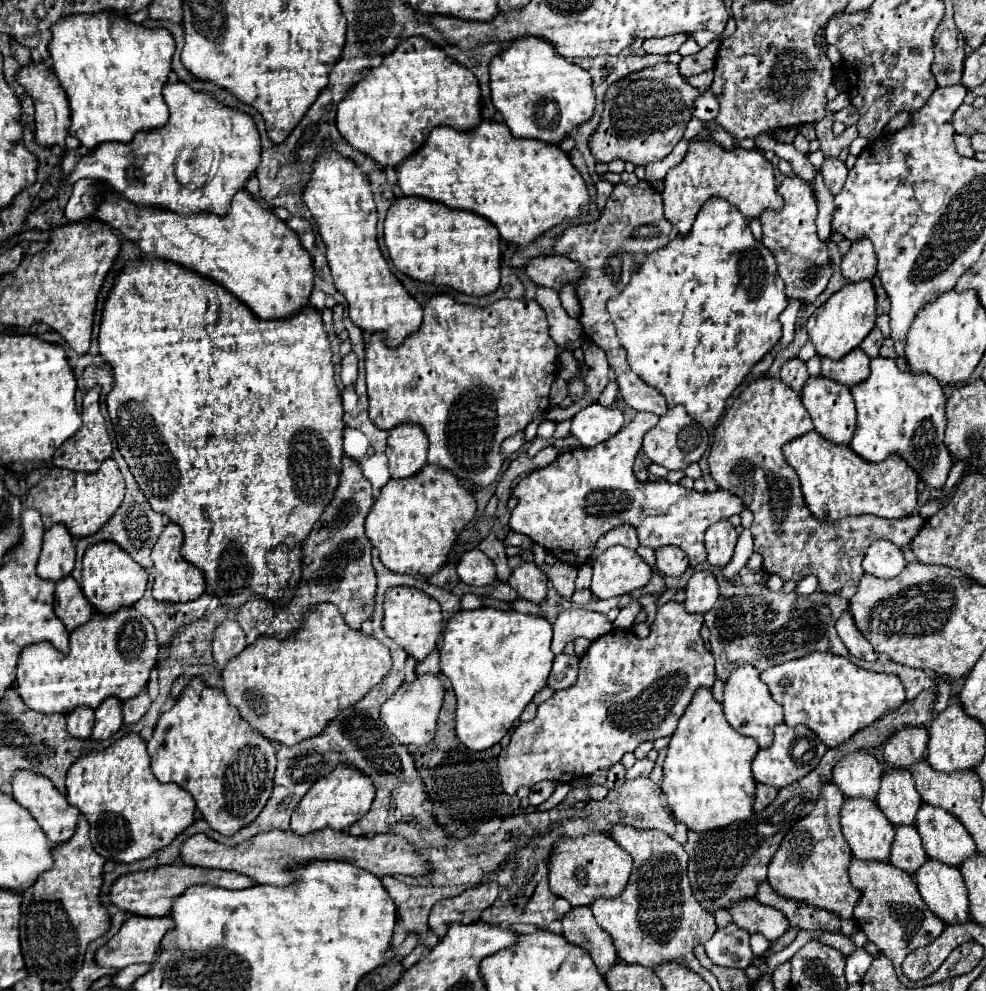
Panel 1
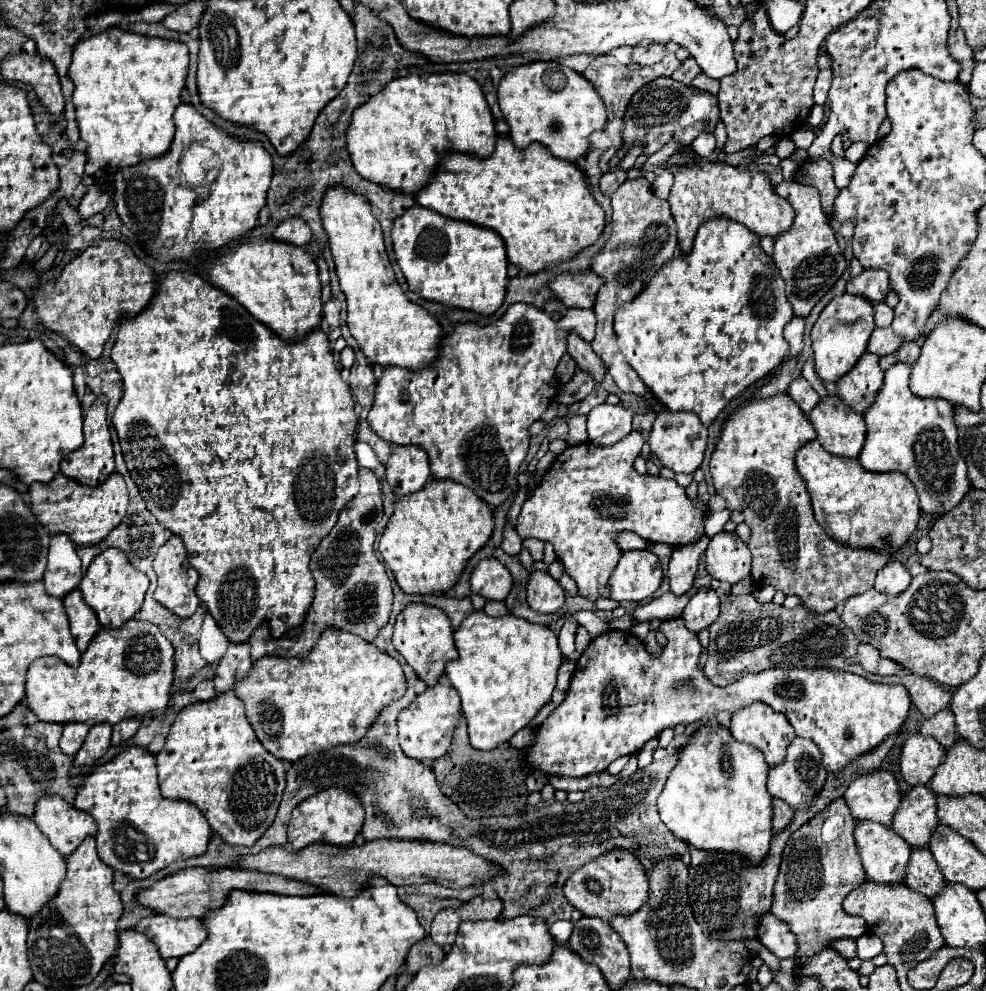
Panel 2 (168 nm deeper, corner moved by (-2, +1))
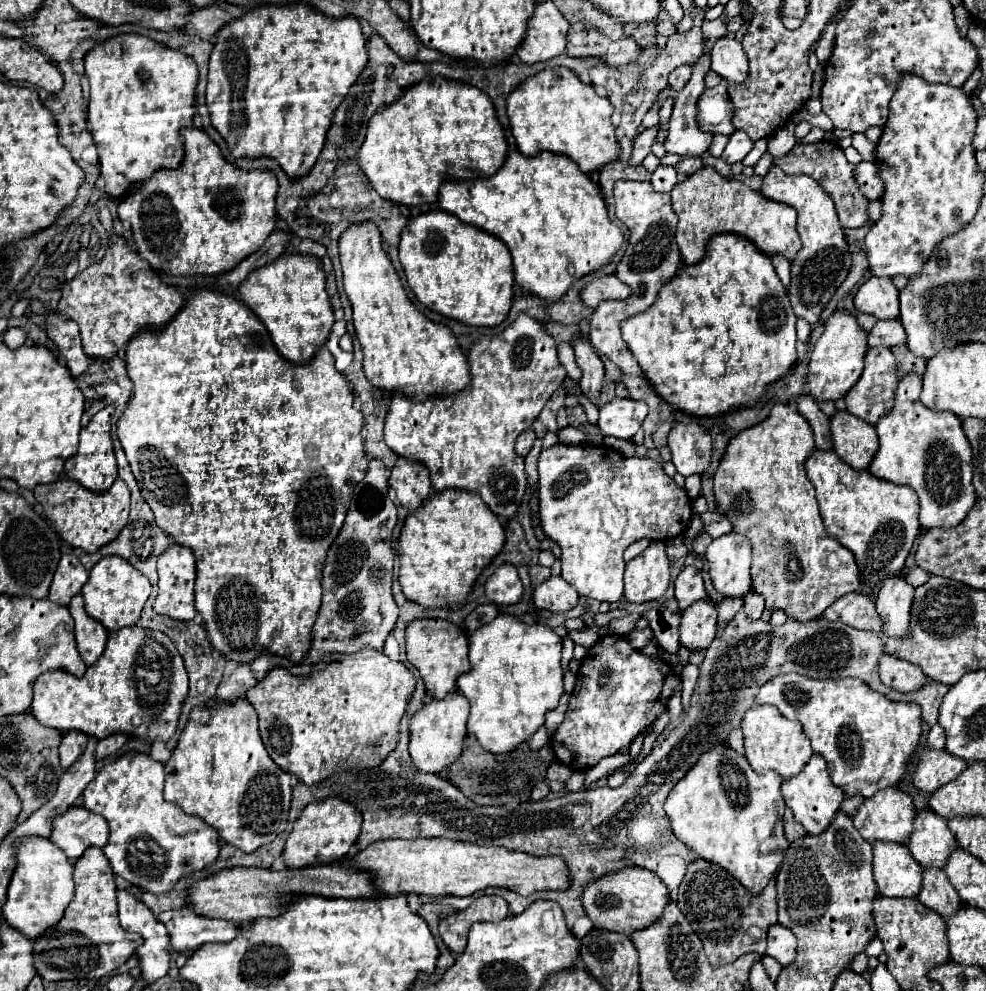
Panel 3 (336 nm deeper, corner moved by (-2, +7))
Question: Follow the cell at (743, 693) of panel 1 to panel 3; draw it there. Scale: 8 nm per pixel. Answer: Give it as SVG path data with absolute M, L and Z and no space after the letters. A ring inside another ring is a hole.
M753 706L753 710L745 714L741 730L745 736L745 756L753 770L759 770L759 774L765 770L775 770L781 778L789 780L803 770L805 762L809 762L813 754L809 738L805 738L801 726L797 722L787 720L773 706Z

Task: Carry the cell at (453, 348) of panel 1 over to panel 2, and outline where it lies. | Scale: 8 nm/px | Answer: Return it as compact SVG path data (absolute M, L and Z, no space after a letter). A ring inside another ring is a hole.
M519 302L519 304L509 306L507 312L499 320L495 320L493 324L481 326L481 324L475 324L475 322L459 322L459 324L453 326L451 332L441 336L441 342L437 346L437 356L425 368L421 368L421 370L405 370L405 368L395 368L395 366L385 366L383 368L383 374L377 380L377 386L375 386L375 398L373 398L373 406L369 410L367 422L383 440L387 440L391 444L419 444L419 446L423 446L429 454L431 472L433 472L435 478L451 478L455 482L461 482L461 484L469 486L481 500L485 500L491 506L497 506L503 500L507 500L519 488L519 484L515 480L515 474L517 474L517 468L521 466L521 462L525 460L525 454L527 454L527 448L529 448L527 428L535 420L541 418L541 414L547 410L547 406L551 404L551 400L555 398L555 394L559 390L555 370L557 370L557 364L559 364L561 356L565 354L565 338L567 338L567 332L571 332L571 330L577 332L587 342L591 342L593 336L595 336L595 312L593 310L583 310L583 308L581 310L579 308L569 308L559 322L553 322L551 316L545 310L539 310L531 304L521 304Z

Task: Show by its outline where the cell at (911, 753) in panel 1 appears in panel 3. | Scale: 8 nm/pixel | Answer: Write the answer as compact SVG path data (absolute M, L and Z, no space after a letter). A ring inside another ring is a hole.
M929 746L919 750L919 762L913 776L913 784L923 792L935 792L937 788L953 782L967 762L951 756L947 750L933 750Z

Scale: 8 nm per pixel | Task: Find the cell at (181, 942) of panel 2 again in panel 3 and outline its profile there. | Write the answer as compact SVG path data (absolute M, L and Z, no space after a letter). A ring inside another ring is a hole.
M189 908L173 912L173 918L165 922L171 946L177 952L191 952L209 942L229 942L237 936L239 924L229 920L203 918Z

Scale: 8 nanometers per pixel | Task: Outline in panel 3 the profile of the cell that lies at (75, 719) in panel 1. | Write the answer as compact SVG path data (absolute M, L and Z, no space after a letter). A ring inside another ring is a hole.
M69 732L63 736L61 746L59 746L59 758L61 758L61 768L67 770L69 766L73 766L73 762L77 762L77 758L85 752L89 738L85 738L85 734L77 734L77 732Z

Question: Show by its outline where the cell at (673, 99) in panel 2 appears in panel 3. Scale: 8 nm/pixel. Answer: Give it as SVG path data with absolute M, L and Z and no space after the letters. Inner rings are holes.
M721 82L713 90L705 90L697 102L699 114L697 122L701 130L711 134L725 134L731 136L735 132L733 126L733 104L729 102L727 84Z

